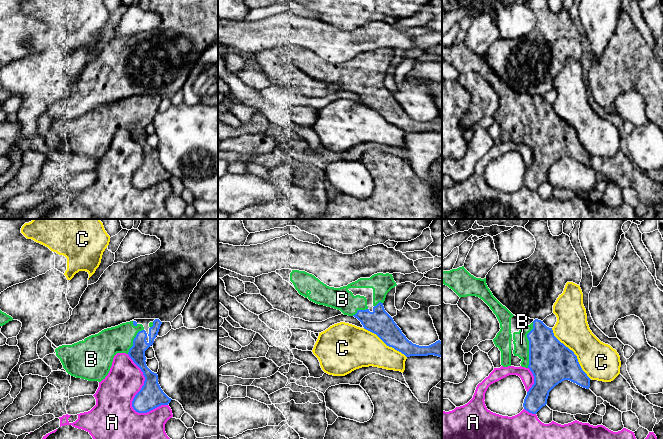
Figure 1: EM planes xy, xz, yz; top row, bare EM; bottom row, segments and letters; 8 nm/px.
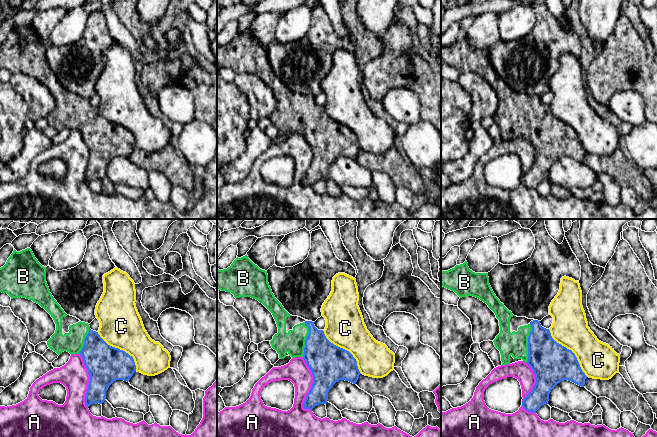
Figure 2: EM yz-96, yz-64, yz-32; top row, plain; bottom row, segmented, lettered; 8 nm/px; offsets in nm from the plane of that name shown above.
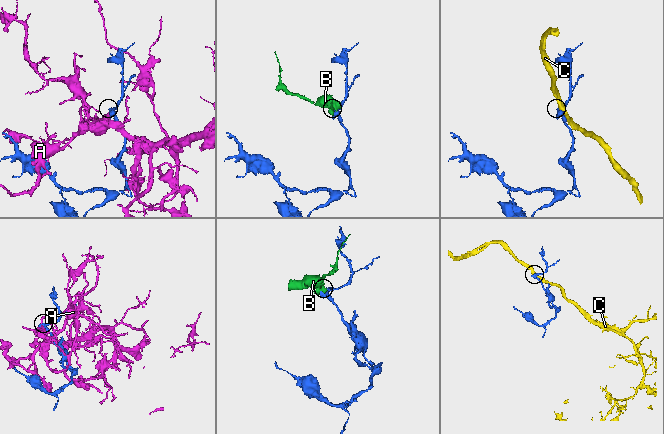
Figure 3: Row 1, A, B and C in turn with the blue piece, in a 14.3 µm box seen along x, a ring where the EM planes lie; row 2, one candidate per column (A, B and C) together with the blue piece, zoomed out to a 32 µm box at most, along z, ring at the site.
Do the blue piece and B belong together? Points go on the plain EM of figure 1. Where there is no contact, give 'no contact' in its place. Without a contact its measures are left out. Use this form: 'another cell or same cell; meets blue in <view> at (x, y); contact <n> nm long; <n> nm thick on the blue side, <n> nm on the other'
same cell; meets blue in yz at (529, 121); contact 380 nm long; 360 nm thick on the blue side, 130 nm on the other

